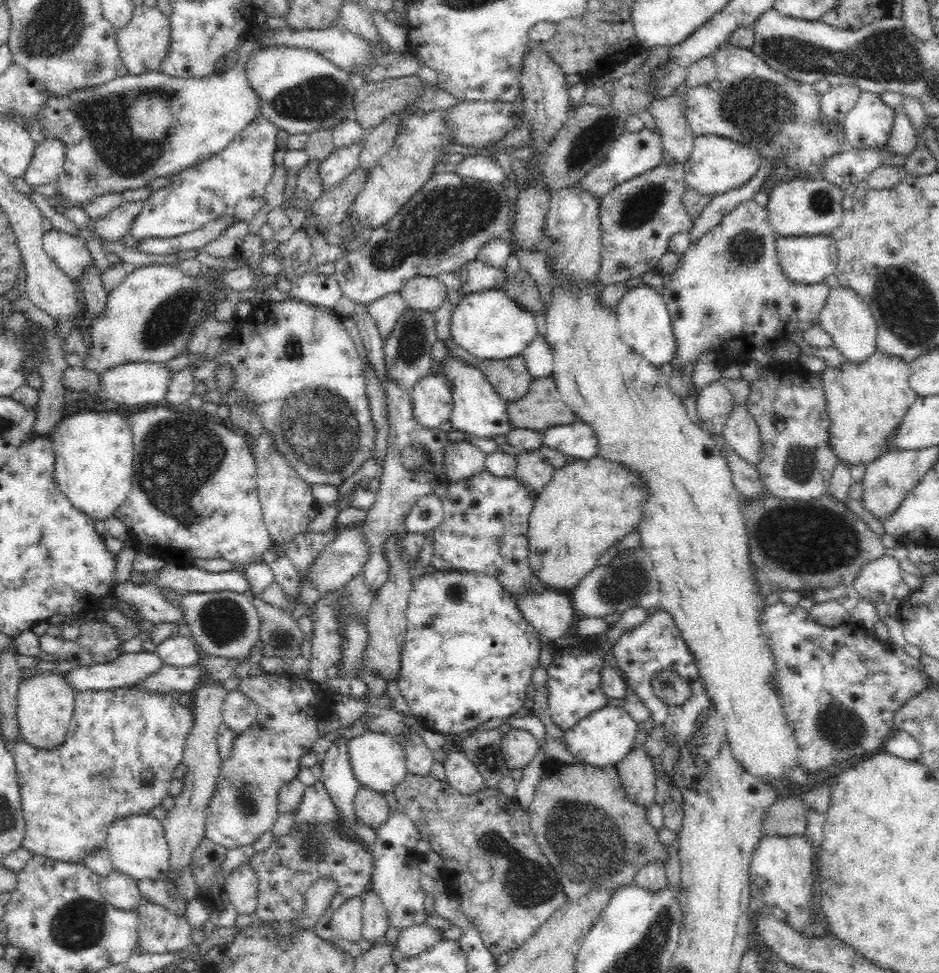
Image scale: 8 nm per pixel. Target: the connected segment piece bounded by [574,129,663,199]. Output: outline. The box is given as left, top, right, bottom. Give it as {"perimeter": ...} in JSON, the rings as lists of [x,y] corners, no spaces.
{"perimeter":[[[647,129],[642,132],[629,132],[621,134],[614,140],[611,150],[604,156],[597,166],[594,166],[588,174],[584,174],[580,180],[576,180],[576,187],[582,191],[588,191],[594,199],[600,199],[608,194],[618,183],[630,180],[632,176],[644,174],[651,168],[661,165],[660,160],[663,156],[661,152],[660,133],[658,131],[649,132]]]}

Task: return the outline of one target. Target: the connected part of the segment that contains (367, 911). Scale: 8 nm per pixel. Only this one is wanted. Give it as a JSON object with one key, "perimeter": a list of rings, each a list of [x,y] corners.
{"perimeter":[[[367,889],[363,894],[363,930],[362,938],[370,943],[384,939],[389,928],[389,914],[382,899],[376,892]]]}

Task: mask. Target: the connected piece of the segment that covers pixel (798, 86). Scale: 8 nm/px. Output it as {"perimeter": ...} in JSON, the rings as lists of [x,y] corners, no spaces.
{"perimeter":[[[720,45],[713,54],[717,68],[716,79],[708,85],[690,88],[686,94],[686,119],[695,136],[716,135],[732,139],[737,144],[748,146],[759,153],[760,161],[775,162],[786,166],[796,173],[810,179],[820,179],[821,167],[828,158],[834,158],[848,149],[841,122],[828,123],[822,113],[822,95],[814,89],[814,84],[796,81],[787,74],[770,68],[750,49],[741,49],[732,45]]]}

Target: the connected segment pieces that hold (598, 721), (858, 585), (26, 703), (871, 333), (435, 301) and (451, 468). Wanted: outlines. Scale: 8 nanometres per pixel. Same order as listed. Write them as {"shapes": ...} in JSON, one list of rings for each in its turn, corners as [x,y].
{"shapes":[[[[604,706],[584,717],[575,727],[564,732],[563,742],[582,763],[607,768],[630,754],[639,732],[638,722],[622,707]]],[[[884,554],[864,564],[852,585],[860,599],[872,602],[878,616],[883,619],[894,598],[896,585],[902,581],[902,572],[898,560]]],[[[36,672],[27,678],[22,678],[18,686],[17,719],[20,736],[36,748],[52,750],[60,746],[68,734],[74,717],[78,690],[68,684],[66,673]]],[[[838,285],[831,288],[820,313],[819,326],[832,336],[833,346],[842,352],[850,363],[864,362],[877,349],[877,326],[869,303],[850,287]]],[[[417,276],[407,280],[399,293],[410,308],[436,313],[448,290],[436,277]]],[[[470,441],[449,442],[444,449],[444,475],[447,482],[458,482],[480,474],[485,470],[486,457],[487,454],[472,446]]]]}

